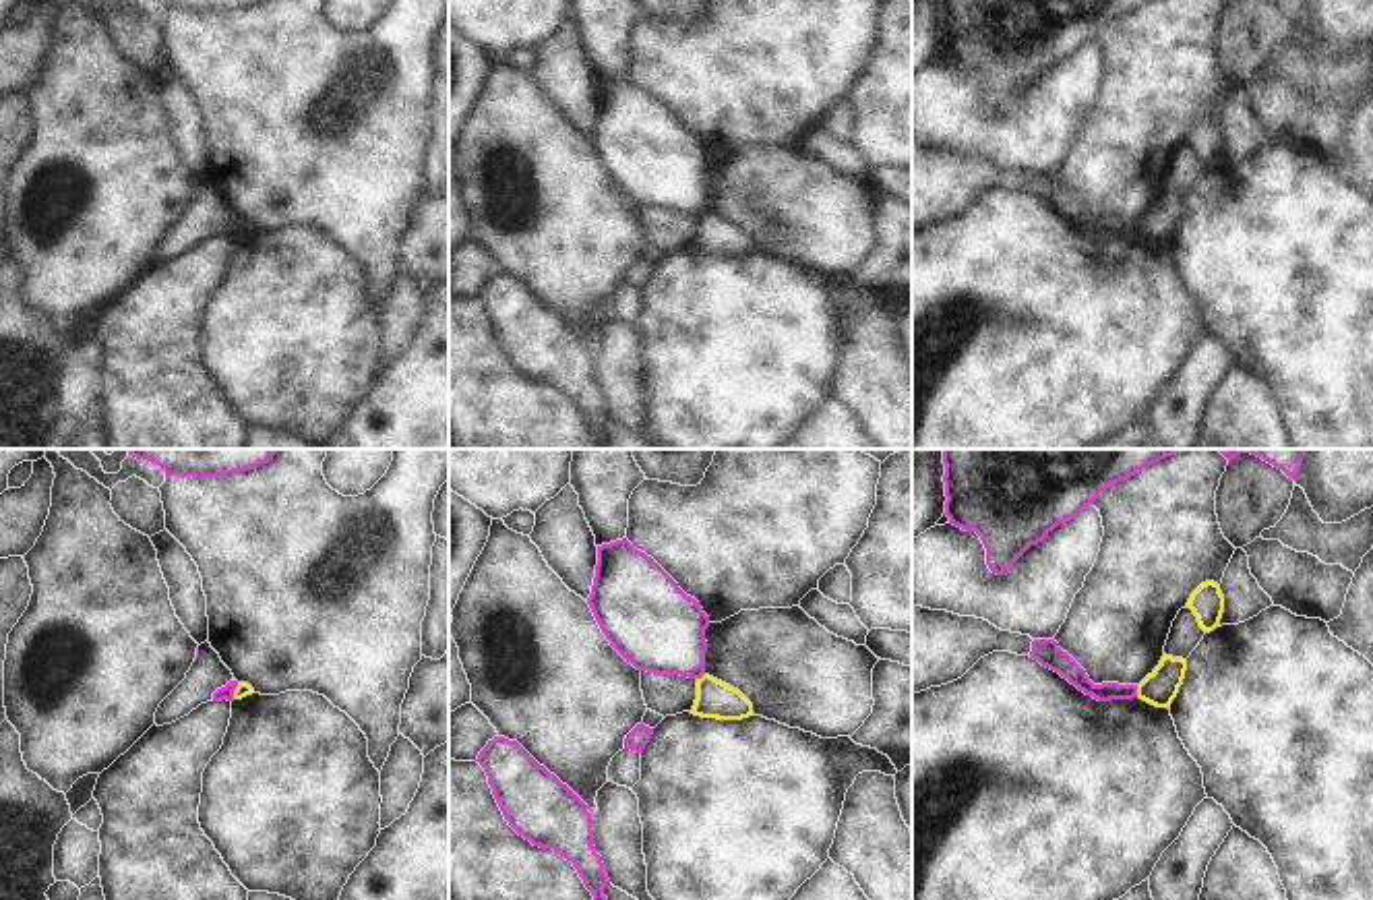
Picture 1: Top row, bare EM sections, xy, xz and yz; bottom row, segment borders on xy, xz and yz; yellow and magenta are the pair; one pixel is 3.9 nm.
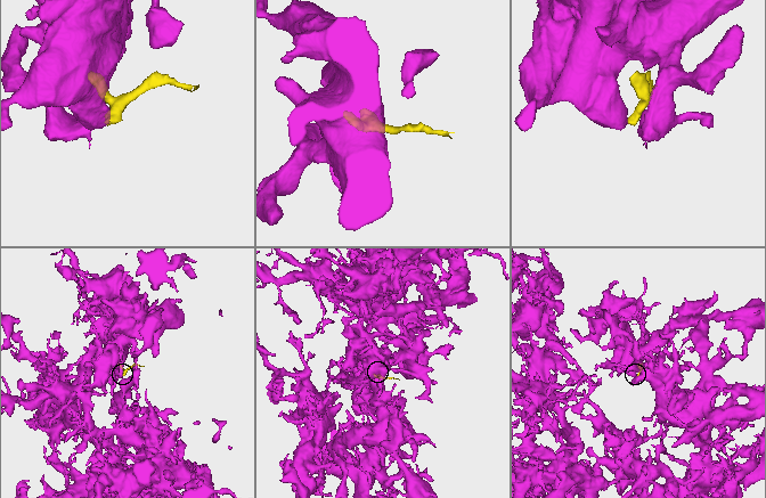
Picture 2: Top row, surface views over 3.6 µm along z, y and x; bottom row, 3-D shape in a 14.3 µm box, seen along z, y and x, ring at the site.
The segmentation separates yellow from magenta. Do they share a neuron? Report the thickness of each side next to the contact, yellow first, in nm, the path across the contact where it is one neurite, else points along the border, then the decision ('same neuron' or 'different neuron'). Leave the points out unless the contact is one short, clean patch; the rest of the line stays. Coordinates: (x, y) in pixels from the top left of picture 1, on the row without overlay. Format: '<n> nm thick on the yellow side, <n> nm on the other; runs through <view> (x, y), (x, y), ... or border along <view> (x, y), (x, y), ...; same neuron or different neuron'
140 nm thick on the yellow side, 80 nm on the other; border along yz (1136, 222), (1138, 232); different neuron

